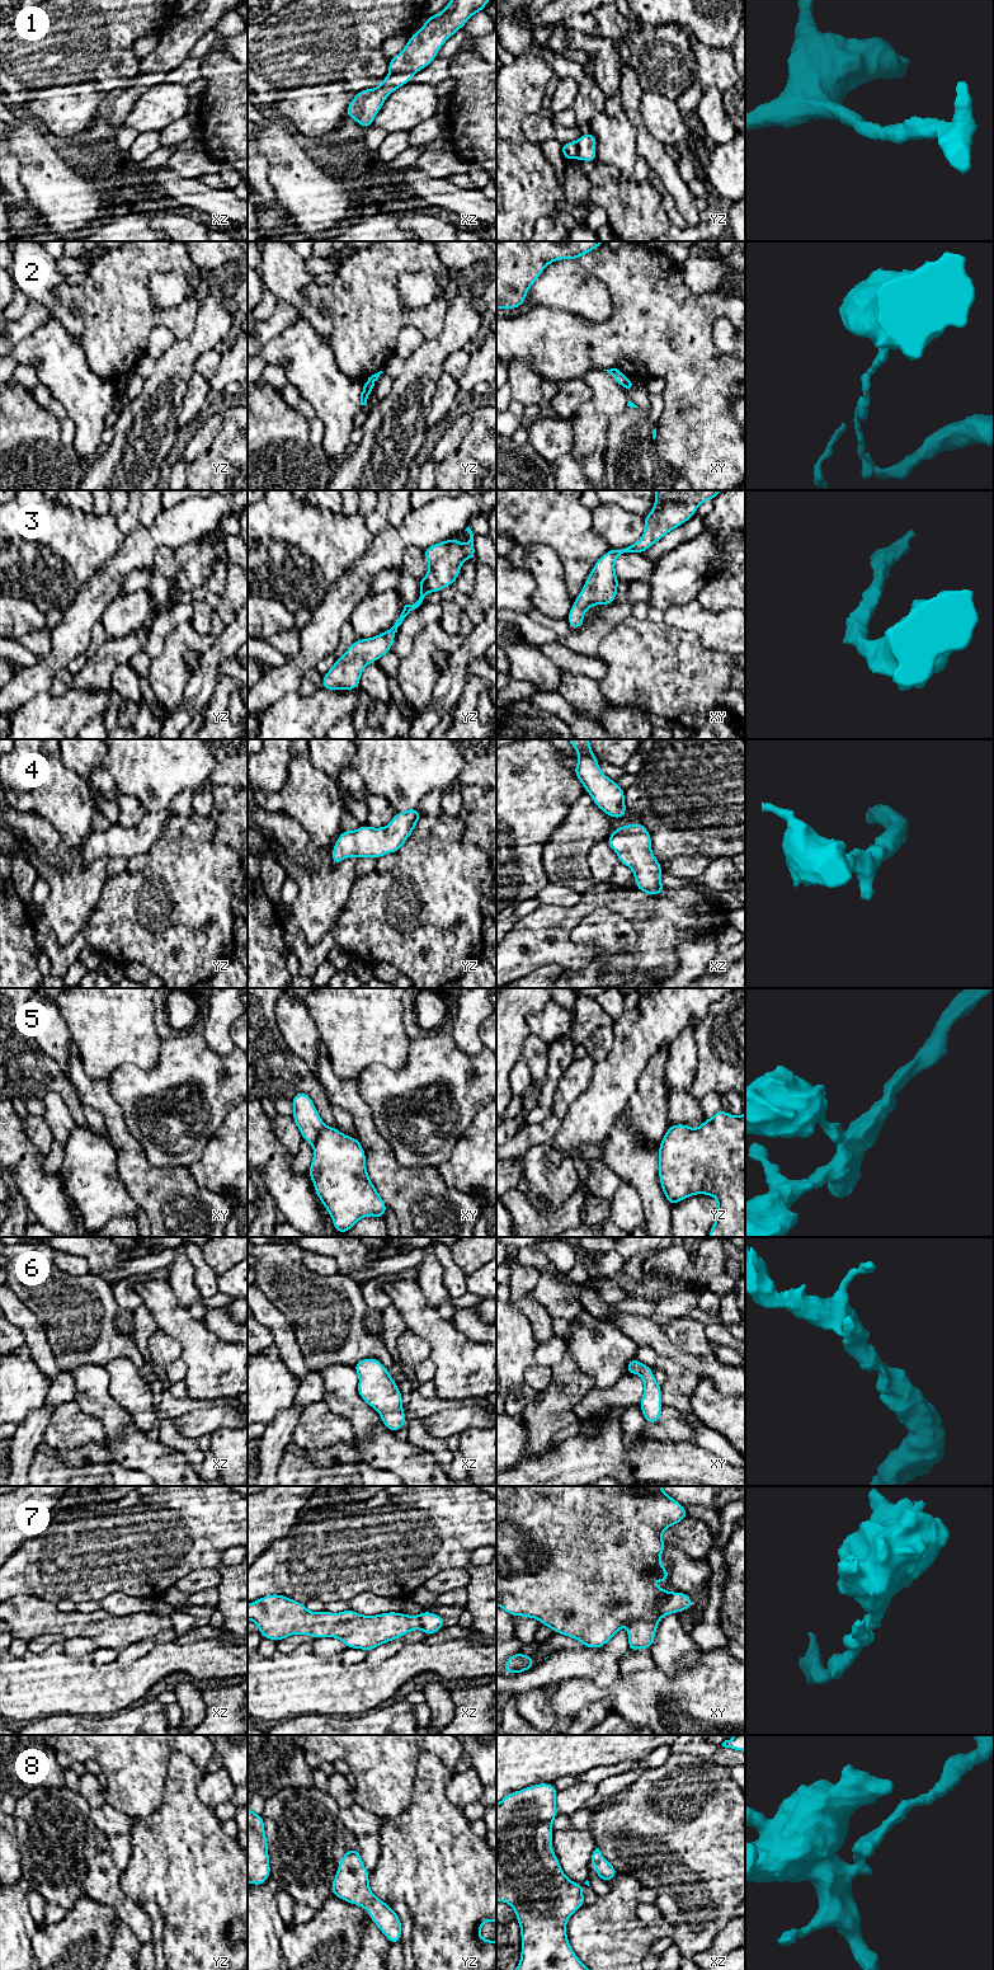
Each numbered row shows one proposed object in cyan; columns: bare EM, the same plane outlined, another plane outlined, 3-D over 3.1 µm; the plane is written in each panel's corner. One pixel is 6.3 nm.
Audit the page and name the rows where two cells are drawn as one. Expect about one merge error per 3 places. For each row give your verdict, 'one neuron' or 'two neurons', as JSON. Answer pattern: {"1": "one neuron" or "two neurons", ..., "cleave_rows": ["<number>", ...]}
{"1": "one neuron", "2": "two neurons", "3": "one neuron", "4": "one neuron", "5": "two neurons", "6": "one neuron", "7": "two neurons", "8": "one neuron", "cleave_rows": ["2", "5", "7"]}

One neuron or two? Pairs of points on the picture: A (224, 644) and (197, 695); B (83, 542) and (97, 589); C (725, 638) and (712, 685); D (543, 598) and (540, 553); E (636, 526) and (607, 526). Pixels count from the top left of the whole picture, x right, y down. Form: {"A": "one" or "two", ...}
{"A": "one", "B": "two", "C": "two", "D": "one", "E": "one"}

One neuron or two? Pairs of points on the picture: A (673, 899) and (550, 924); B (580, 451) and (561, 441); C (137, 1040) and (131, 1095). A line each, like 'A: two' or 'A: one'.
A: one
B: two
C: two

